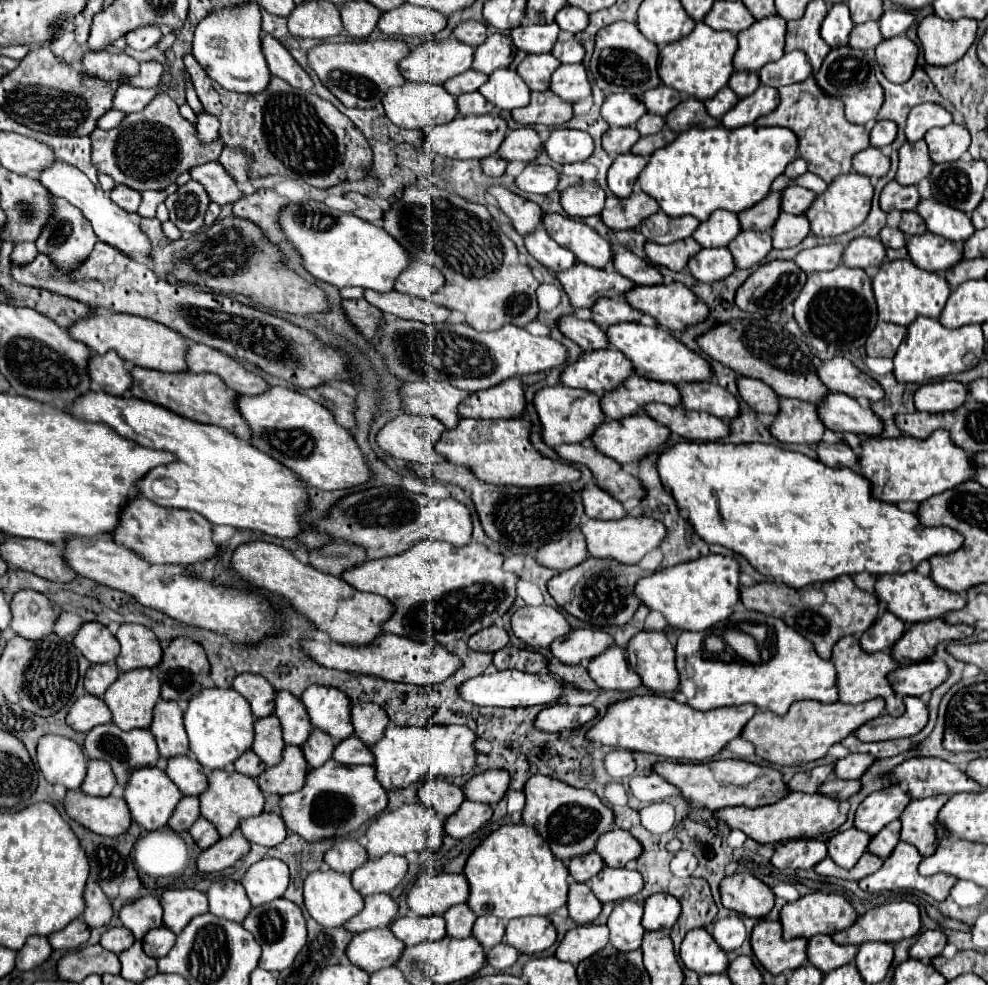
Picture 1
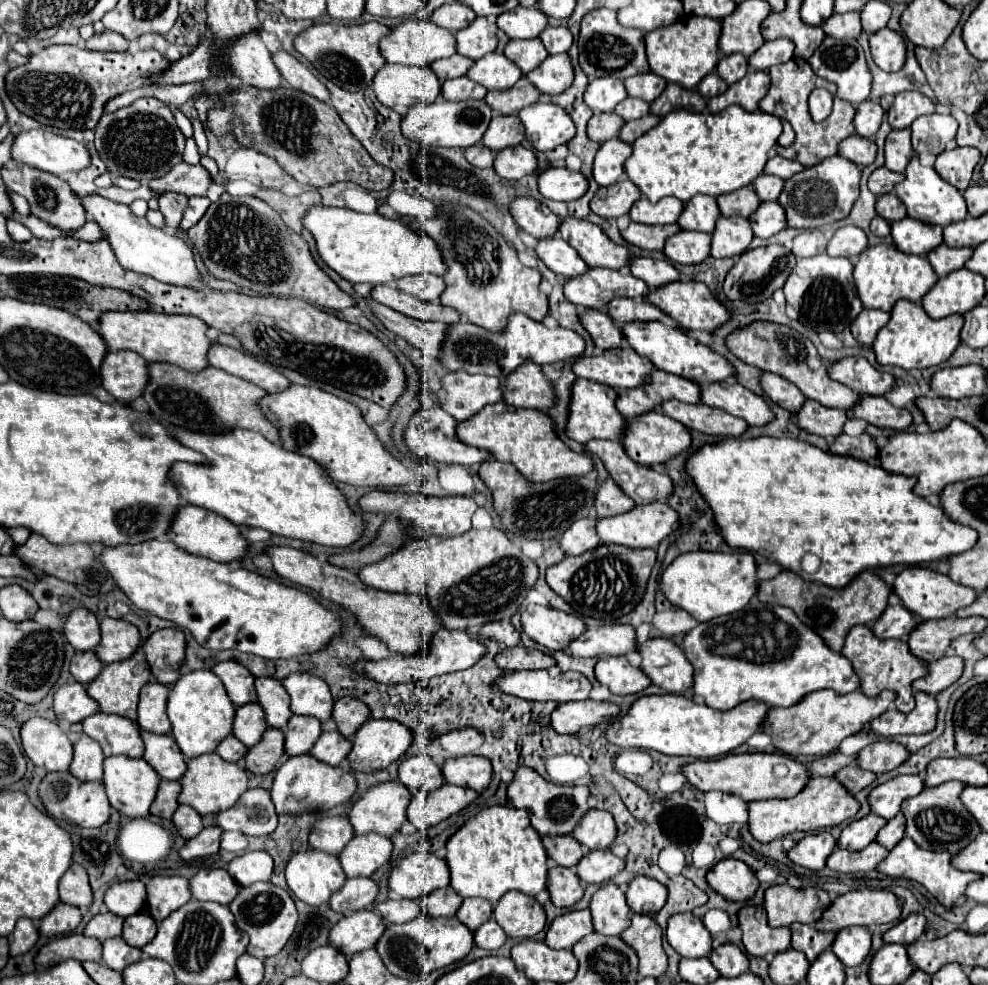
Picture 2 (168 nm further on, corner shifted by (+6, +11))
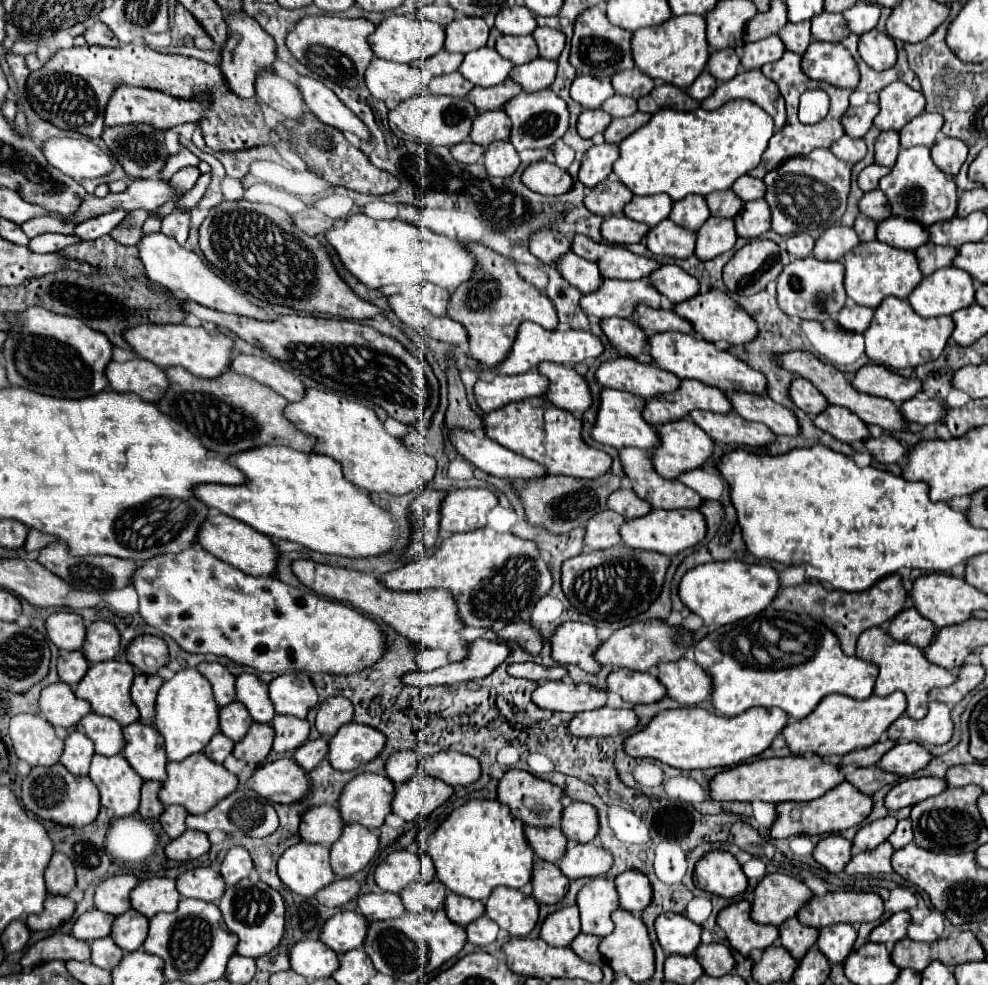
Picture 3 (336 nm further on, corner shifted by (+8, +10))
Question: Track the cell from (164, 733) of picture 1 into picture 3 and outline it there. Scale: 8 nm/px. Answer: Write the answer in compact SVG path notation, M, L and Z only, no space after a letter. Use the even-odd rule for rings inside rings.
M148 674L134 676L130 696L140 712L142 722L150 722L154 718L154 702L156 702L156 694L160 686L162 686L162 678L156 674L154 676L148 676Z

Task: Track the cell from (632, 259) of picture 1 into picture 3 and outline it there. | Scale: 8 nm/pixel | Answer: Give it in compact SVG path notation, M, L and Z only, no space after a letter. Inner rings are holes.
M674 264L660 266L650 276L650 280L656 286L656 290L662 296L666 296L674 306L698 296L698 292L700 292L698 280L694 276L690 276L688 272L684 272L680 266L674 266Z

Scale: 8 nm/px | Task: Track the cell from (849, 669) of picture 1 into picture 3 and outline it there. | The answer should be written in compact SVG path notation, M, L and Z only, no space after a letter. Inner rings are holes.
M866 630L860 640L858 640L858 648L856 648L856 656L866 660L866 662L874 662L880 666L880 674L874 686L874 694L876 696L888 696L896 690L906 694L908 700L908 710L906 714L914 720L922 720L928 714L928 692L932 688L946 688L950 686L954 680L958 680L956 672L950 672L946 668L940 668L936 664L930 664L930 660L924 656L924 652L912 644L906 642L896 642L886 630Z

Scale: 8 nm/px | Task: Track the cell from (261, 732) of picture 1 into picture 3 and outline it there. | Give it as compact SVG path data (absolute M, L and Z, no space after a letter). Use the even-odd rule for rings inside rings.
M232 702L232 704L224 706L224 708L220 708L218 710L218 720L220 720L218 722L220 732L224 736L228 736L230 740L234 740L234 742L238 742L252 724L252 718L250 718L248 710L238 702Z

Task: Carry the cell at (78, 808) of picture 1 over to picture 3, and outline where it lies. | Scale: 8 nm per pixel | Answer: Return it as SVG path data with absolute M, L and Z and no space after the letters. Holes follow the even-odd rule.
M54 764L54 766L34 766L30 770L30 774L22 780L22 804L24 808L28 808L32 814L36 814L42 820L50 820L62 826L86 826L90 822L96 820L98 810L100 810L100 794L94 786L94 782L90 782L88 776L74 776L70 774L62 764Z

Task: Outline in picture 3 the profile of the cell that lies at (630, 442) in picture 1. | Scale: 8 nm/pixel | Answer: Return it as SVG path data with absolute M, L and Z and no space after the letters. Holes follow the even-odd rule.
M688 418L676 420L676 422L666 422L666 424L658 426L656 430L660 434L660 446L652 450L652 454L654 454L652 462L654 462L656 472L664 478L676 480L680 474L700 468L714 454L714 440Z

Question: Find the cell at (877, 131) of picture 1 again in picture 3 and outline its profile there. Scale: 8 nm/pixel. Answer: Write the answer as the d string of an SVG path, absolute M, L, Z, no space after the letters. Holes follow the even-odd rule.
M868 102L868 104L858 106L858 108L850 106L850 108L846 110L846 114L842 116L844 132L846 132L850 138L862 138L862 136L870 130L876 114L878 114L878 104L870 104L870 102Z

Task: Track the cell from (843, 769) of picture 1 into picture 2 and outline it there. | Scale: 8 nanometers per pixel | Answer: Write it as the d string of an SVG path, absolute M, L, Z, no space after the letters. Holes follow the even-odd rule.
M880 741L860 749L856 753L856 765L872 773L884 773L898 767L902 761L906 761L906 757L908 751L900 743Z

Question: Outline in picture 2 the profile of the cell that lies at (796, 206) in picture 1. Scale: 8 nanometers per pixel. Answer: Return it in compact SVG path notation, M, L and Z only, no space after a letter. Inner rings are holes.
M762 173L760 177L756 177L756 181L752 185L754 185L754 189L762 201L778 201L782 187L784 187L784 179Z

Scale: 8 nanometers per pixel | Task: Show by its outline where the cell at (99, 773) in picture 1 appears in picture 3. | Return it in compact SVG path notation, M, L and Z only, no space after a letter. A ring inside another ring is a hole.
M74 730L64 740L64 752L60 762L76 776L86 776L90 768L90 760L94 756L94 744L82 730Z

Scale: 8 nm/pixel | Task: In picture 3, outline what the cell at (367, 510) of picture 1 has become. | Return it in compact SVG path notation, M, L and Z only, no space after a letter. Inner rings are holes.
M488 488L450 490L442 502L440 528L448 532L470 532L486 526L486 514L498 506L498 498Z

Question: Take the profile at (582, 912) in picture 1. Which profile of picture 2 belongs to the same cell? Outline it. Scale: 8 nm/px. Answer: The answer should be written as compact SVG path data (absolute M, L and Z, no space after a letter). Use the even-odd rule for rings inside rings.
M550 865L548 871L548 893L556 907L572 907L584 895L584 885L576 877L576 871L570 867Z

